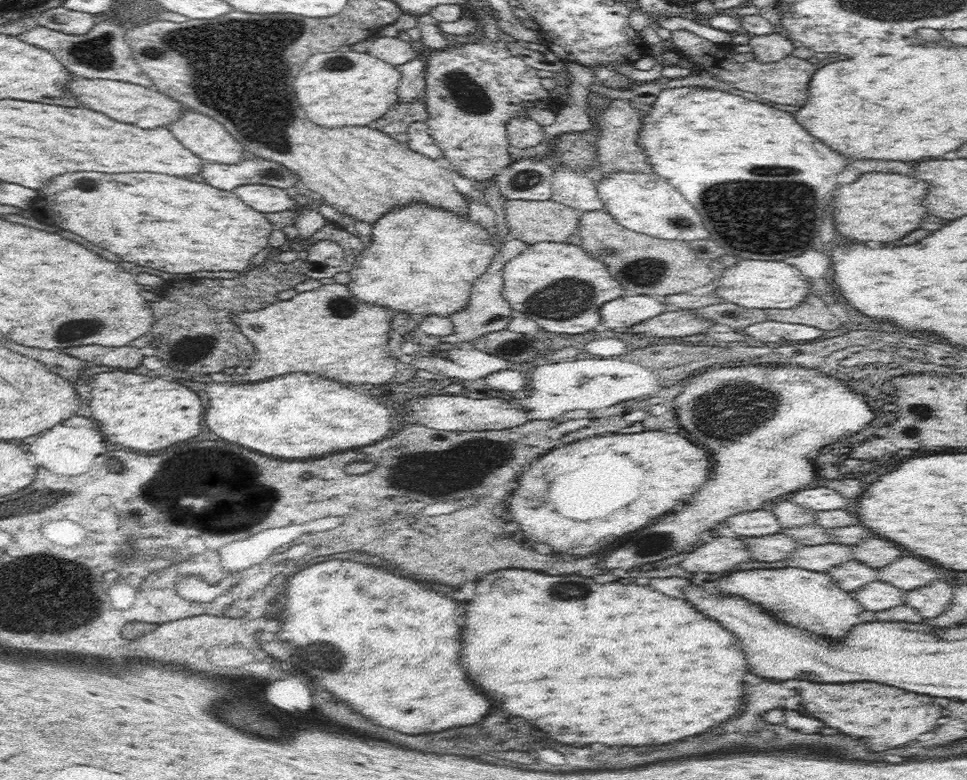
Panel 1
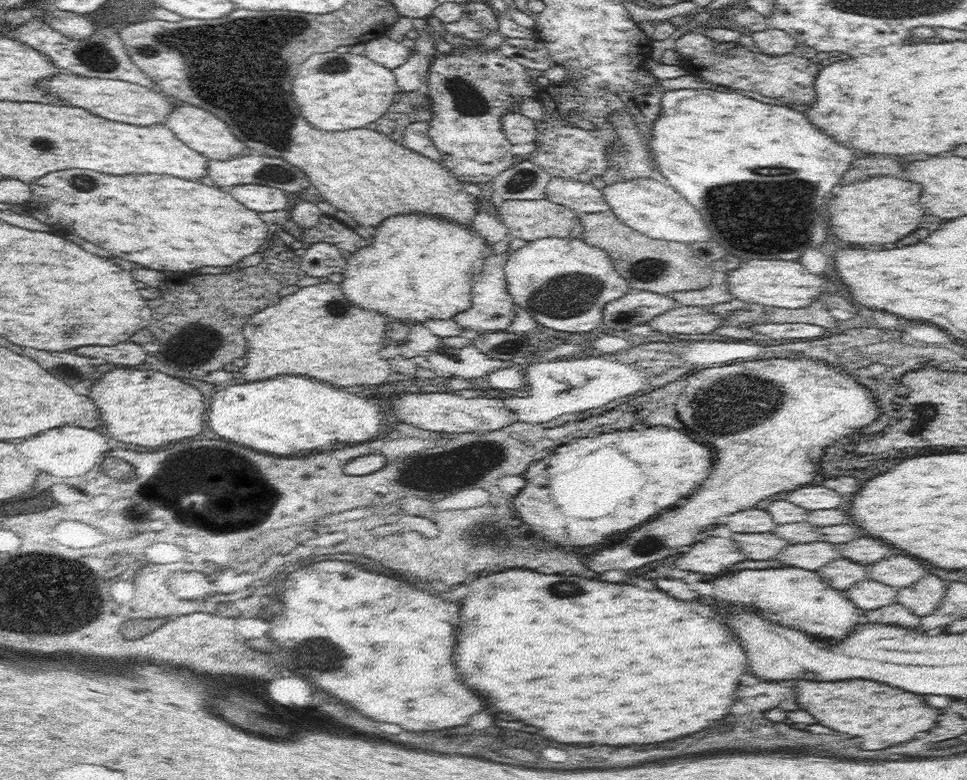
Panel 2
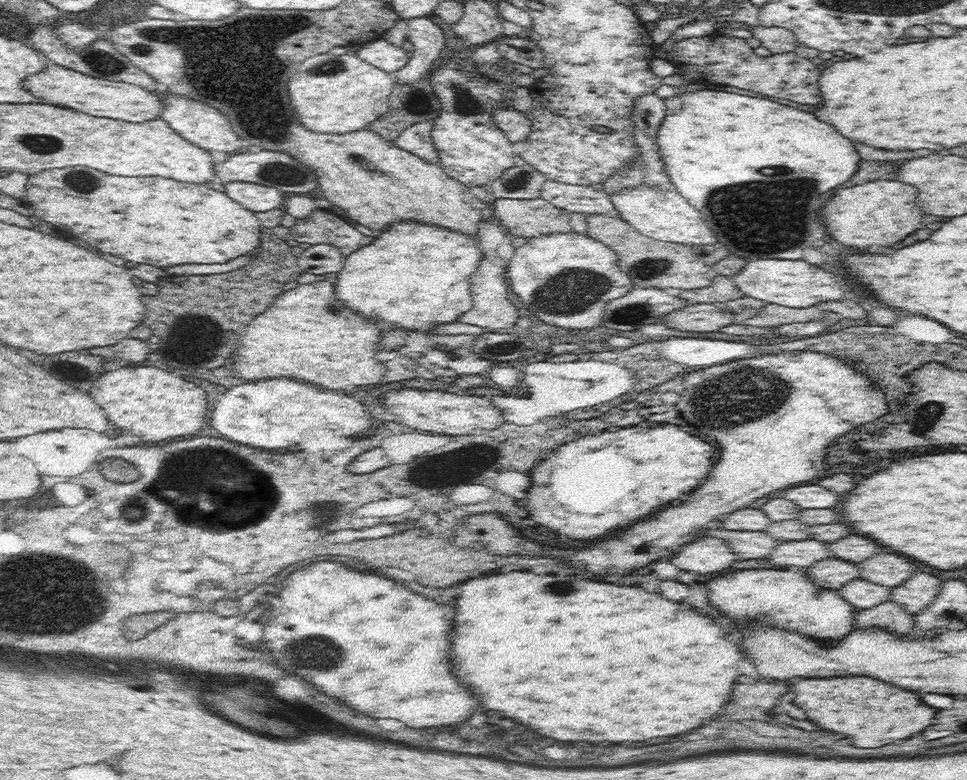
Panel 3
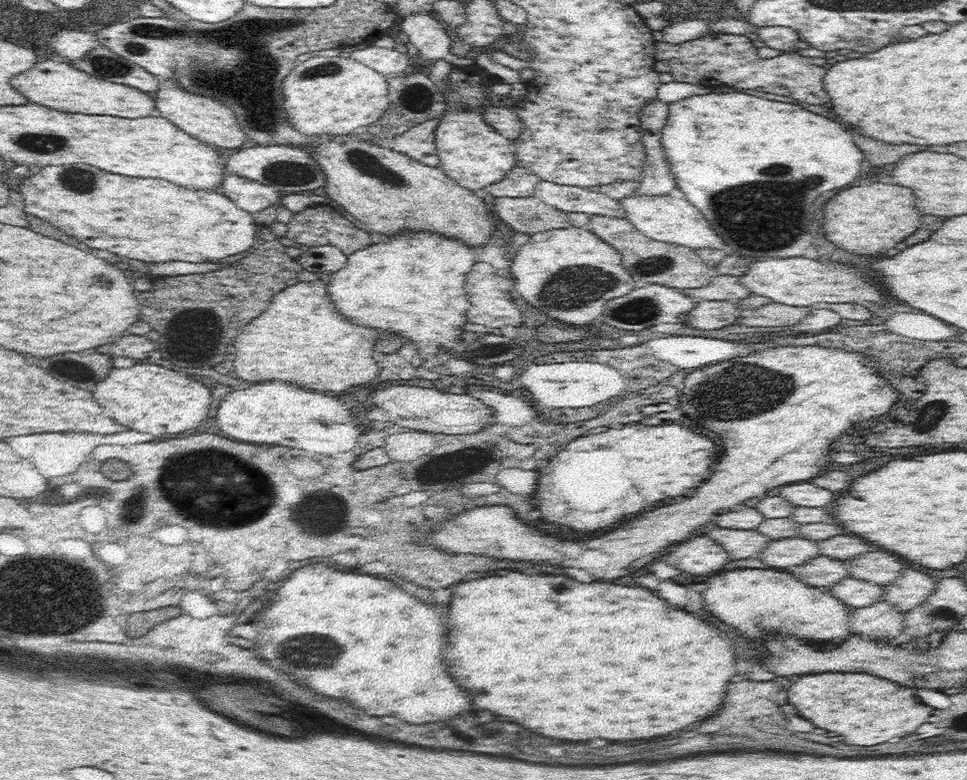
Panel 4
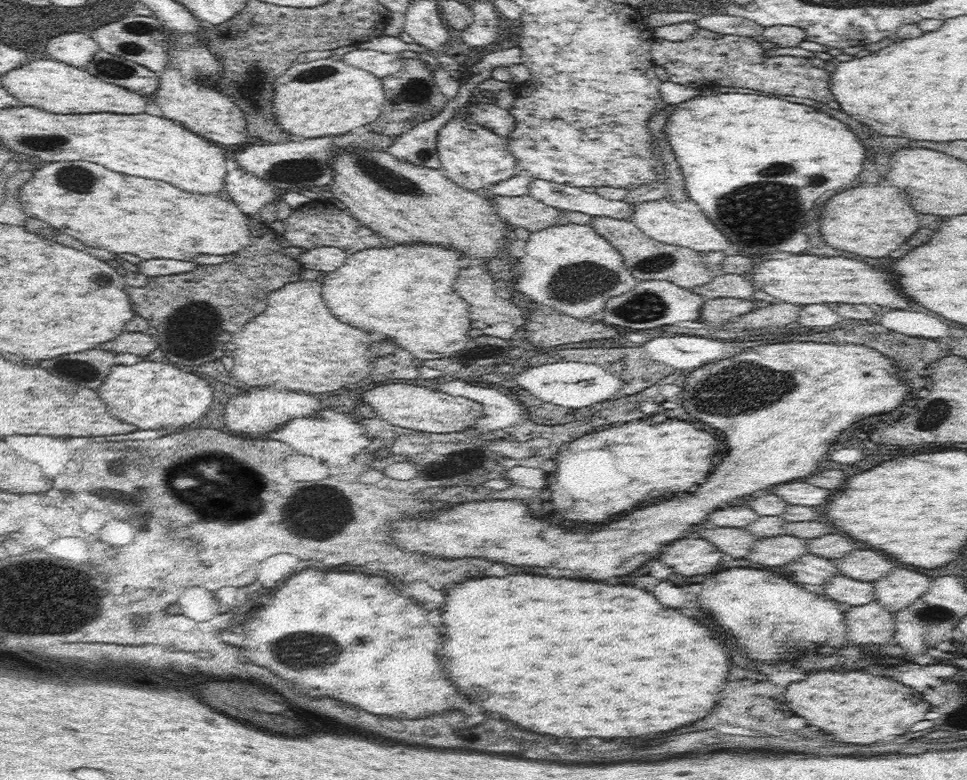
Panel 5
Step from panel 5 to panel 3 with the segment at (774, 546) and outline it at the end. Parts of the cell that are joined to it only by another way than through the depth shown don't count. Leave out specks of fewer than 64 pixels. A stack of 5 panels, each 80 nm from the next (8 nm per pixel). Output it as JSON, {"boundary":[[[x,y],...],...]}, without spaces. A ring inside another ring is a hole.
{"boundary":[[[816,539],[779,542],[767,559],[772,564],[785,568],[806,568],[811,564],[832,556],[827,543]]]}

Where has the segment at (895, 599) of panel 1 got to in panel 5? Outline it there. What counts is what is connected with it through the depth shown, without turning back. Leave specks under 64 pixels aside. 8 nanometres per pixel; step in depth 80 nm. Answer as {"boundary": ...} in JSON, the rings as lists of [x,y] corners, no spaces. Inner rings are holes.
{"boundary":[[[844,575],[831,576],[823,585],[826,597],[850,606],[862,606],[875,601],[873,582],[862,582]]]}

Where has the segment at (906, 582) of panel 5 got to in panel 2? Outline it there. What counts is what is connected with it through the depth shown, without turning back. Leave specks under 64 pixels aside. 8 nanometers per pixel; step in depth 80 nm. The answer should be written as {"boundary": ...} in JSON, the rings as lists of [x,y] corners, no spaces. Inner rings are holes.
{"boundary":[[[927,574],[912,586],[899,589],[897,602],[918,616],[929,615],[933,610],[936,610],[940,601],[944,600],[948,584],[950,584],[948,580],[940,580],[934,574]]]}

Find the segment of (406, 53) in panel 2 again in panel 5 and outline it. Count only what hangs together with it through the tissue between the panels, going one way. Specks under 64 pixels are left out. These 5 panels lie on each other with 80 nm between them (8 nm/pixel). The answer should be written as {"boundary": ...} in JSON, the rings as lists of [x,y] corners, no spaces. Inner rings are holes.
{"boundary":[[[355,49],[343,54],[342,60],[384,78],[398,72],[402,68],[398,54],[382,53],[370,49]]]}

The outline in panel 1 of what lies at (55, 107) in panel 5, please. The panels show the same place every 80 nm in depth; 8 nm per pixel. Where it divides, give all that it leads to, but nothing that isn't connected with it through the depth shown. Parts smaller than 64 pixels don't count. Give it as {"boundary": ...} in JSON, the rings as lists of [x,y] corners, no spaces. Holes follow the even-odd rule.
{"boundary":[[[74,77],[68,84],[68,90],[84,106],[88,106],[96,112],[104,112],[104,114],[108,112],[106,116],[110,116],[114,120],[120,120],[120,122],[128,122],[128,124],[136,125],[144,130],[165,127],[172,124],[172,122],[178,122],[187,111],[180,102],[153,87],[145,87],[124,81]]]}

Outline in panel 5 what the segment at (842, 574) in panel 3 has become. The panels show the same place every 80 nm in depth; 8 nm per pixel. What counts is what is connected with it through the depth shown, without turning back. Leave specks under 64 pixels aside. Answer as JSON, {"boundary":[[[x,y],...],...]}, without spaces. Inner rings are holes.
{"boundary":[[[814,553],[800,555],[783,567],[774,567],[772,570],[774,574],[784,574],[784,577],[800,585],[824,585],[831,576],[839,574],[834,559],[824,558]]]}

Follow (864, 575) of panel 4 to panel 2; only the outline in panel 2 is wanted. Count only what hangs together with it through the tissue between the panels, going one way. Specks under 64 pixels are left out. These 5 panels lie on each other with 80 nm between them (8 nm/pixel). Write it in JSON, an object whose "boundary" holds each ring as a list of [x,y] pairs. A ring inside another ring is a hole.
{"boundary":[[[888,556],[865,565],[867,578],[898,589],[912,586],[928,574],[928,570],[910,556]]]}

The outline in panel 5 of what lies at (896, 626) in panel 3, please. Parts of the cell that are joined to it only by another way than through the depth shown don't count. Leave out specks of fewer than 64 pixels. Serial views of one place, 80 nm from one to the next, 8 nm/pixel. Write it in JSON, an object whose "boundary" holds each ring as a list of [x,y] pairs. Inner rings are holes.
{"boundary":[[[878,601],[851,606],[845,619],[848,642],[852,644],[888,644],[894,634],[893,613]]]}

